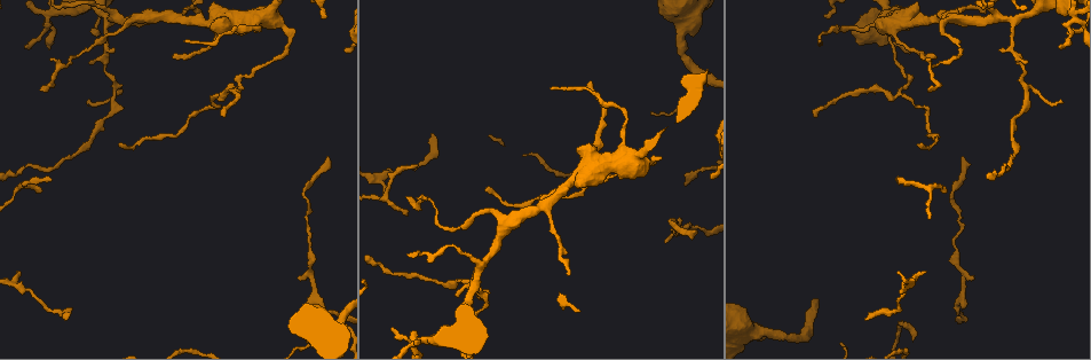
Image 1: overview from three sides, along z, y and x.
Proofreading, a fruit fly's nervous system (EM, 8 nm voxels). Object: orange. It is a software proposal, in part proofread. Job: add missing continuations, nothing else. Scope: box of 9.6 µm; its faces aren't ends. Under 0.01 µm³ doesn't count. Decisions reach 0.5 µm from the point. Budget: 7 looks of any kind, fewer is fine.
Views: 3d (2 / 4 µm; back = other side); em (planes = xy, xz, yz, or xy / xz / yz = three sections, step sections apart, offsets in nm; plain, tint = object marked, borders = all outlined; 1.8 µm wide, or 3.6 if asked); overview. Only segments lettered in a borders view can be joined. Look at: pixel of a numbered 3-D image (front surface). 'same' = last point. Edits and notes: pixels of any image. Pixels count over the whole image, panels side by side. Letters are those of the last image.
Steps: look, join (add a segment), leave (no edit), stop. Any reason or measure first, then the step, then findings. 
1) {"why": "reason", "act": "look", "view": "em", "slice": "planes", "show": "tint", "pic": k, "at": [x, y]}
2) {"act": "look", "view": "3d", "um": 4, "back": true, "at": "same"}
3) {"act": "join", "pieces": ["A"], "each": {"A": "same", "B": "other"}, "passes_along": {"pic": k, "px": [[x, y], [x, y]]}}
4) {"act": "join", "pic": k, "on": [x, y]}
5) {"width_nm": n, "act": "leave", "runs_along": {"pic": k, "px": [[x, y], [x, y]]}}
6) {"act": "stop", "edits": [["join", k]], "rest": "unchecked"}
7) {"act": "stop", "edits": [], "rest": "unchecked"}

{"why": "branch stops here", "act": "look", "view": "3d", "um": 4, "pic": 1, "at": [67, 318]}

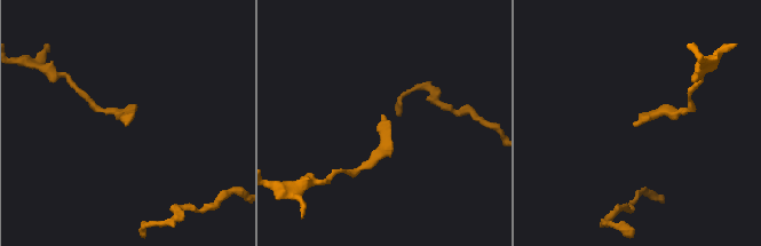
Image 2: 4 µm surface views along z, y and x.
{"act": "look", "view": "em", "slice": "planes", "show": "borders", "pic": 2, "at": [126, 124]}

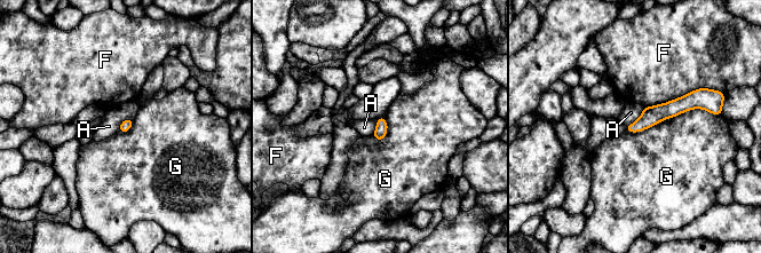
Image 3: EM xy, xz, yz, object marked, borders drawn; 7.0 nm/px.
{"longest_contact_nm": ["G", 650], "act": "leave", "each": {"A": "other", "F": "other", "G": "other"}, "runs_along": {"pic": 3, "px": [[700, 103], [683, 103], [629, 128]]}, "found": "no lettered segment goes on from it"}

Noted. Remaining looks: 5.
{"act": "look", "view": "3d", "um": 4, "pic": 1, "at": [227, 96]}

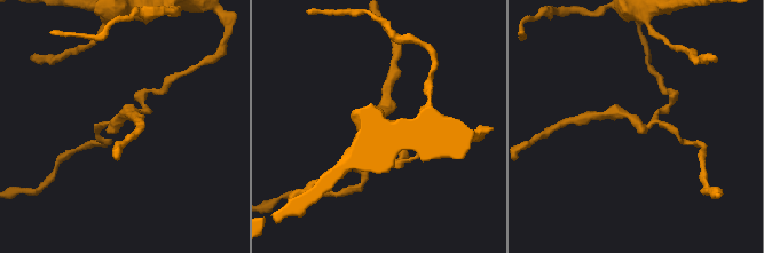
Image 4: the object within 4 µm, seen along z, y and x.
{"arms": 3, "why": "need the tissue", "act": "look", "view": "em", "slice": "planes", "show": "borders", "pic": 4, "at": [652, 122]}

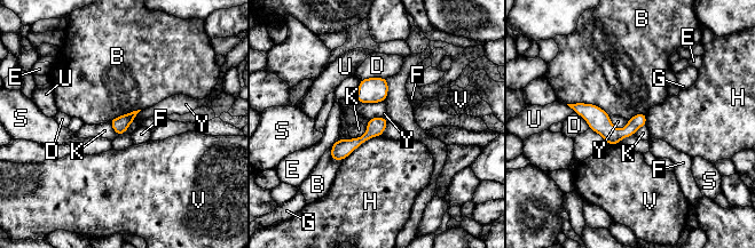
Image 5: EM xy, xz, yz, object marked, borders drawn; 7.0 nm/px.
{"longest_contact_nm": ["H", 320], "act": "leave", "each": {"B": "other", "D": "other", "E": "other", "F": "other", "G": "other", "H": "other", "K": "other", "S": "other", "U": "other", "V": "other", "Y": "other"}, "runs_along": {"pic": 5, "px": [[574, 106], [610, 133], [643, 122]]}, "found": "none of them fits"}

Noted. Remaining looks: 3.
{"why": "thin end", "act": "look", "view": "3d", "um": 2, "pic": 1, "at": [326, 15]}

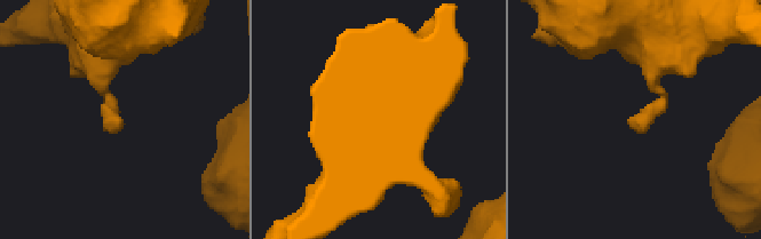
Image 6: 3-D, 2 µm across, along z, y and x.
{"act": "look", "view": "em", "slice": "planes", "show": "borders", "pic": 6, "at": [121, 119]}

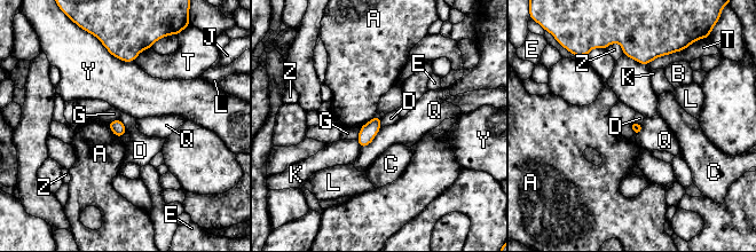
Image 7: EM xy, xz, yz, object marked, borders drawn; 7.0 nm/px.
{"act": "leave", "each": {"A": "other", "B": "other", "C": "other", "D": "other", "E": "other", "G": "other", "J": "other", "K": "other", "L": "other", "Q": "other", "T": "other", "Y": "other", "Z": "other"}, "border": {"pic": 7, "px": [[118, 119], [127, 130]]}, "found": "no lettered segment goes on from it"}

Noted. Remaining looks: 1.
{"act": "stop", "edits": [], "rest": "unchecked"}

